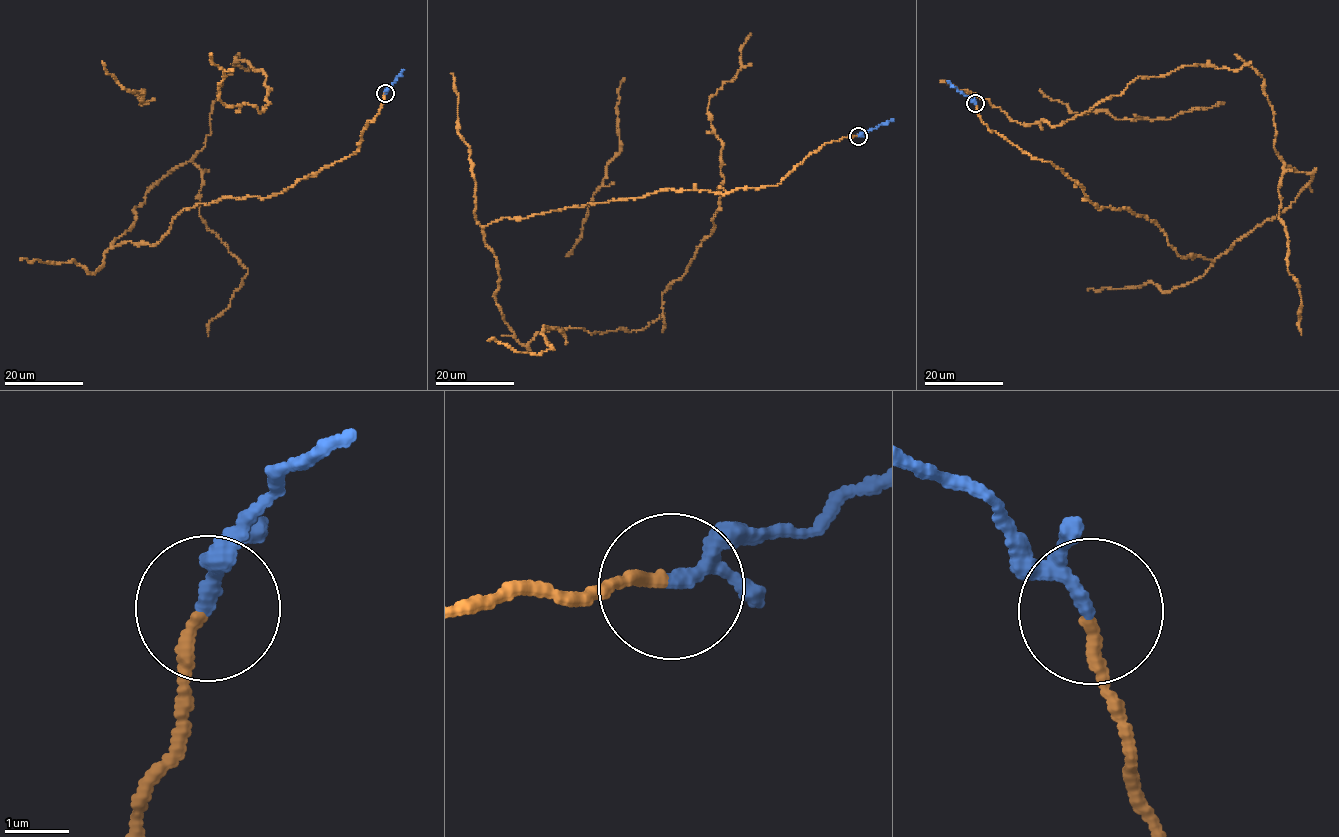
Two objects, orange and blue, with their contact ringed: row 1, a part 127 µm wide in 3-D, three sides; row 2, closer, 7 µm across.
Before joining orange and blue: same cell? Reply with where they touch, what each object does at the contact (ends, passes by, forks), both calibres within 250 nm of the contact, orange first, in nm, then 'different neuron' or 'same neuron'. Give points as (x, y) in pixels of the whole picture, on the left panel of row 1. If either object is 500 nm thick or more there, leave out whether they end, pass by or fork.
at (385, 93); orange ends there; blue passes by; 190 nm thick on the orange side, 150 nm on the other; different neuron

